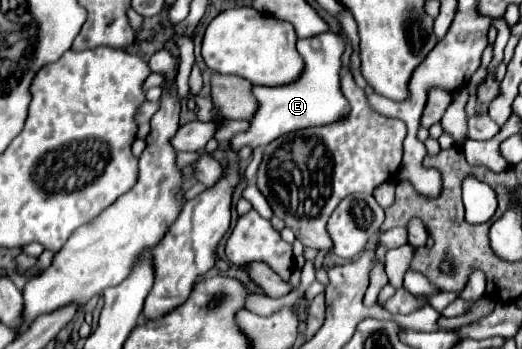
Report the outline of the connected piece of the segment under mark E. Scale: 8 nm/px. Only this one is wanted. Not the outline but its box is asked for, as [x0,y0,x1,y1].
[229,30,349,152]

